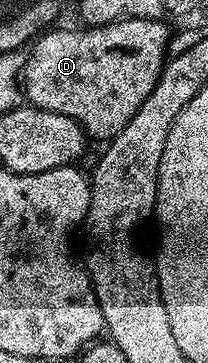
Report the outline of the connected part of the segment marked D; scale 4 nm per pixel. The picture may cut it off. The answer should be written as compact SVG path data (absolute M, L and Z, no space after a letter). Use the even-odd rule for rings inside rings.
M133 18L114 20L99 28L87 26L82 29L84 32L59 27L44 32L30 45L23 61L22 95L26 99L28 96L34 107L73 118L92 141L110 142L114 136L121 134L121 130L125 130L125 126L129 126L129 118L141 110L141 102L153 94L153 86L157 86L159 75L163 73L163 66L169 59L167 43L171 40L171 32L163 23L162 19Z

